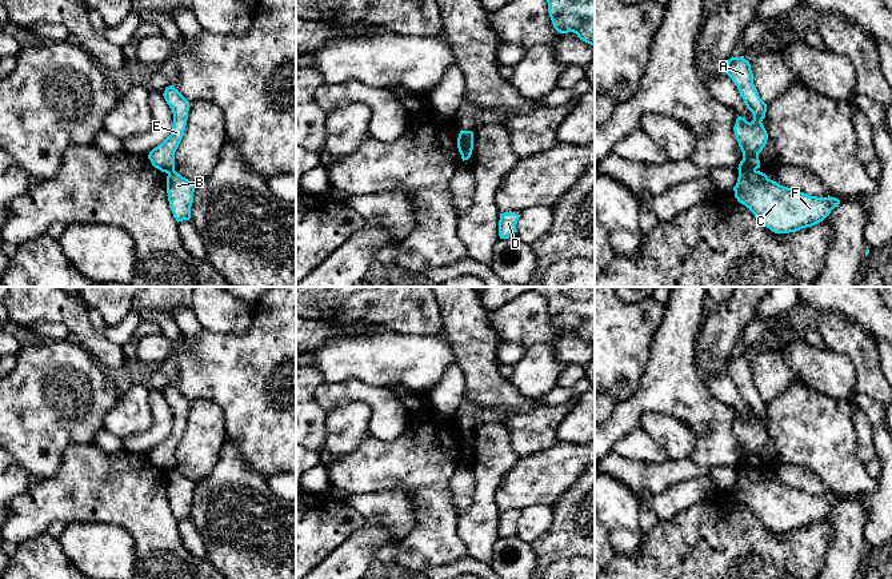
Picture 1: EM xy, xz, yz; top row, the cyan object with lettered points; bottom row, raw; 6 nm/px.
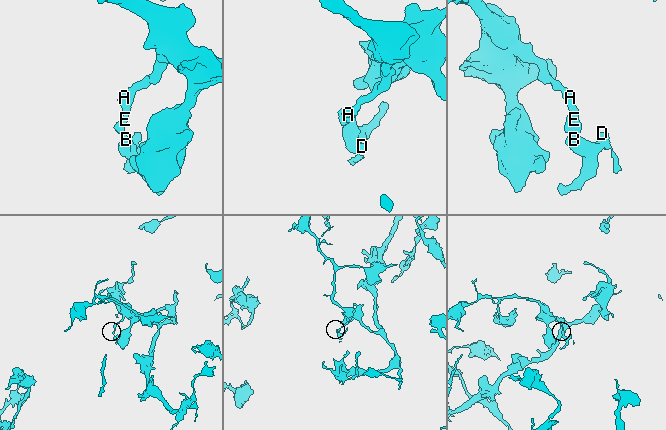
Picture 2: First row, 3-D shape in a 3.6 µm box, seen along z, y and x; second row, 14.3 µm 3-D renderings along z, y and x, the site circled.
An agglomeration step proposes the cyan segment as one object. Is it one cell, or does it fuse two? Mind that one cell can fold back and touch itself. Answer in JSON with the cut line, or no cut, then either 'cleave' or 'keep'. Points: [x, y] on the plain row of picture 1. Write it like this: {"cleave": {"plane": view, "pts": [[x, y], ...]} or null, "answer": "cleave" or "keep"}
{"cleave": {"plane": "yz", "pts": [[755, 467], [739, 471]]}, "answer": "cleave"}

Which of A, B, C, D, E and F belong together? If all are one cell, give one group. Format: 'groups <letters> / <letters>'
groups A E / B C D F

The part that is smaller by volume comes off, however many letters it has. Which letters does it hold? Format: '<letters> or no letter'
B, C, D, F

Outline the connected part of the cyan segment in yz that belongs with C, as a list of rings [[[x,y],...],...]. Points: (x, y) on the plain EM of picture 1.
[[[739,471],[735,496],[775,532],[796,531],[823,520],[840,503],[836,496],[809,495],[783,486],[765,472]]]

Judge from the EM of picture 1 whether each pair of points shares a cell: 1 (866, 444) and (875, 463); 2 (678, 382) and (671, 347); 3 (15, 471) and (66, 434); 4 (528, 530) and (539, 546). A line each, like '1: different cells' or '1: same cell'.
1: different cells
2: same cell
3: different cells
4: different cells

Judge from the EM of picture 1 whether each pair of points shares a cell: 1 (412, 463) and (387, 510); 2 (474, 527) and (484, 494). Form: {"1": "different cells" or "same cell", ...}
{"1": "different cells", "2": "same cell"}

